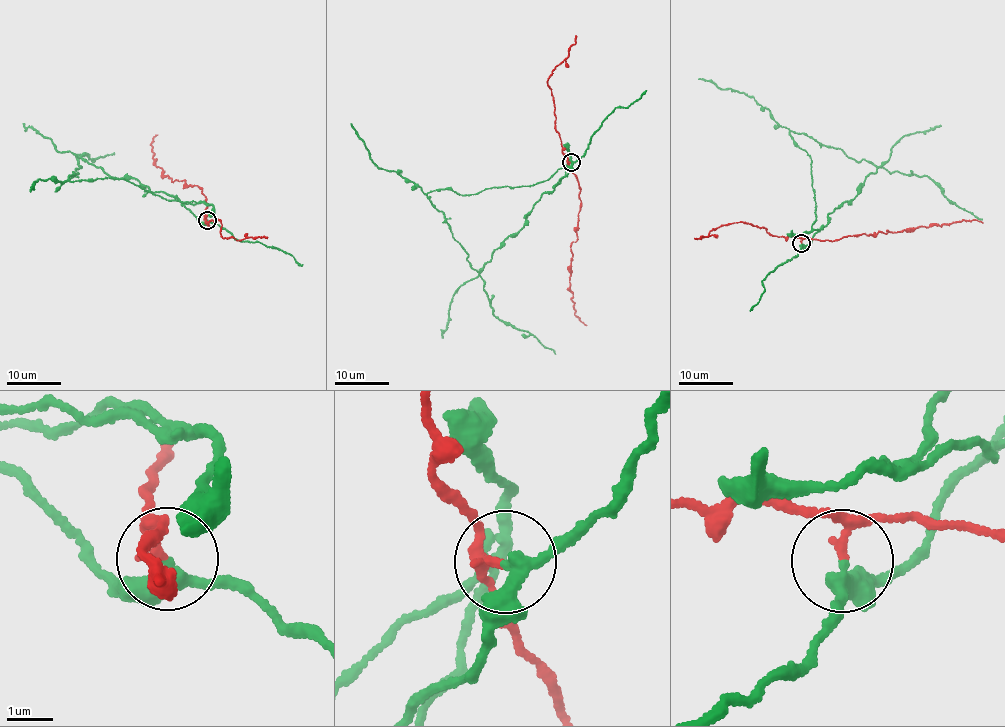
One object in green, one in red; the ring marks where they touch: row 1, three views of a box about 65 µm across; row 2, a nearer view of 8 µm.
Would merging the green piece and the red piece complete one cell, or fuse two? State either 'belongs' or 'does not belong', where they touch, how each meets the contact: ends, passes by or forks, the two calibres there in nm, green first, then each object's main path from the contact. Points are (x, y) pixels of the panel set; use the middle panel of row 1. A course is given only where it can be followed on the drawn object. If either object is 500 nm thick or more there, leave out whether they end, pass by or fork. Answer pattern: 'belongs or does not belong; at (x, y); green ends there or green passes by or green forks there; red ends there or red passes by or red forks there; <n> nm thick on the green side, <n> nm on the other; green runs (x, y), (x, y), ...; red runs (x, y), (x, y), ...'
does not belong; at (571, 162); green passes by; red passes by; 240 nm thick on the green side, 130 nm on the other; green runs (571, 162), (557, 185), (565, 167), (527, 186), (427, 194), (483, 281), (493, 314), (555, 354); red runs (571, 162), (568, 164), (579, 183), (580, 205), (577, 238), (570, 248), (571, 301), (575, 315), (586, 325)

